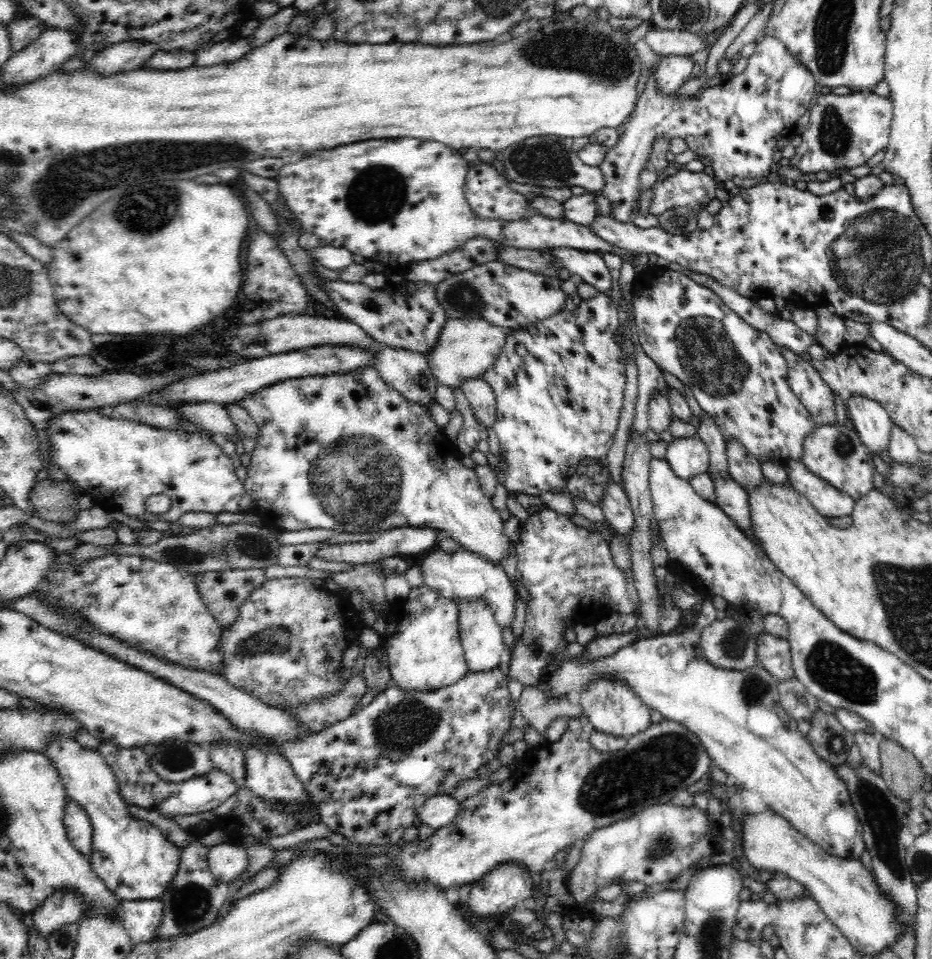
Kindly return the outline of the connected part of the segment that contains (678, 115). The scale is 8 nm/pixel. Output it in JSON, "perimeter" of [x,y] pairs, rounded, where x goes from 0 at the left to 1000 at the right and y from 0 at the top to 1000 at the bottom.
{"perimeter":[[[818,39],[813,43],[813,47],[810,51],[810,54],[807,58],[803,59],[803,67],[796,75],[790,77],[788,79],[783,79],[775,87],[766,90],[760,91],[753,94],[753,96],[746,97],[744,99],[733,100],[730,99],[730,96],[723,95],[722,97],[708,97],[708,93],[706,92],[706,84],[704,84],[704,69],[700,68],[695,71],[695,79],[692,86],[691,93],[685,101],[683,111],[679,116],[678,121],[675,122],[673,126],[666,129],[667,139],[664,140],[661,150],[652,154],[646,169],[641,173],[644,176],[644,179],[647,184],[647,195],[643,200],[644,204],[648,204],[652,211],[655,211],[655,223],[653,226],[658,227],[661,231],[677,231],[680,227],[680,215],[682,215],[685,211],[685,206],[687,204],[687,181],[689,181],[690,177],[693,177],[693,173],[695,173],[695,167],[697,167],[697,161],[700,158],[700,152],[702,152],[702,148],[706,146],[706,143],[711,144],[719,150],[723,144],[731,144],[737,150],[737,154],[746,158],[748,163],[760,165],[762,167],[762,177],[761,180],[764,182],[764,186],[768,190],[779,190],[779,188],[785,188],[789,184],[792,186],[796,186],[796,188],[800,188],[800,186],[822,186],[826,184],[828,178],[828,174],[830,173],[830,158],[833,158],[833,152],[835,152],[835,148],[839,146],[839,144],[844,144],[851,139],[851,133],[854,127],[864,119],[866,115],[869,114],[869,106],[871,106],[871,100],[873,100],[873,94],[876,92],[876,82],[873,78],[869,76],[869,73],[865,71],[865,69],[861,68],[858,64],[855,64],[852,59],[850,59],[849,55],[843,51],[843,48],[835,43],[833,40],[827,39]]]}

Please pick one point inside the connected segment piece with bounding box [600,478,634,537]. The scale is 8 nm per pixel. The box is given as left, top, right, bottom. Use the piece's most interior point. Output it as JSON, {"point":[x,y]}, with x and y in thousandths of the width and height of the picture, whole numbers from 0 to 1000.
{"point":[662,532]}

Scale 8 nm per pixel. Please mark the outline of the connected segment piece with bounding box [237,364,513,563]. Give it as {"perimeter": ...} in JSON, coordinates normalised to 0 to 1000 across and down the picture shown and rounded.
{"perimeter":[[[399,380],[371,390],[337,391],[326,394],[312,394],[298,398],[292,403],[278,406],[258,416],[254,421],[260,422],[264,430],[273,437],[276,444],[276,462],[270,469],[270,480],[266,488],[266,496],[261,507],[263,516],[268,517],[271,537],[278,538],[280,546],[295,555],[319,554],[325,552],[356,552],[361,556],[401,556],[418,554],[427,551],[464,552],[468,556],[476,557],[486,567],[498,569],[500,574],[512,575],[528,587],[538,587],[545,582],[550,564],[542,557],[541,542],[536,534],[516,511],[515,501],[511,490],[499,488],[494,482],[497,467],[477,456],[474,445],[471,445],[457,433],[455,423],[442,420],[432,414],[427,407],[418,403],[408,392],[406,385]]]}

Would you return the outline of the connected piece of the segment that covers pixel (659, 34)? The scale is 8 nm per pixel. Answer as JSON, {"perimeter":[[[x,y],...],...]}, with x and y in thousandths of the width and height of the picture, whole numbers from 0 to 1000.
{"perimeter":[[[698,28],[692,40],[700,53],[709,59],[723,57],[745,57],[763,52],[765,46],[759,46],[747,34],[727,31],[709,31]]]}

